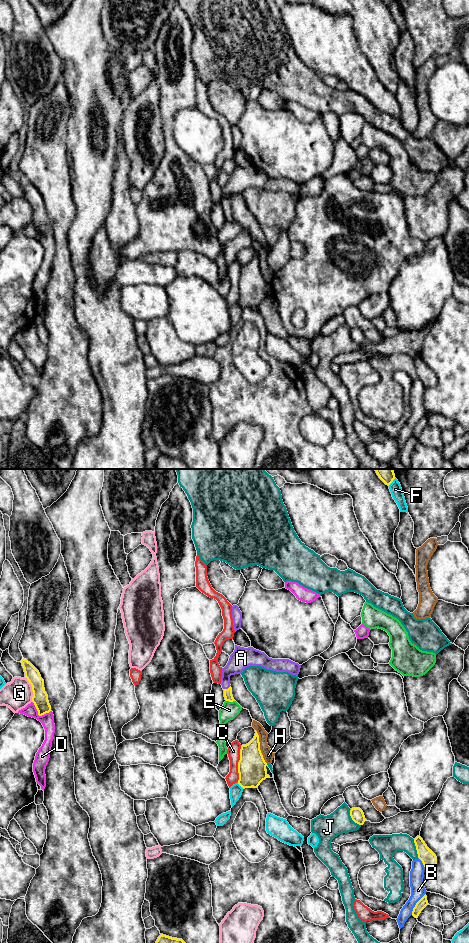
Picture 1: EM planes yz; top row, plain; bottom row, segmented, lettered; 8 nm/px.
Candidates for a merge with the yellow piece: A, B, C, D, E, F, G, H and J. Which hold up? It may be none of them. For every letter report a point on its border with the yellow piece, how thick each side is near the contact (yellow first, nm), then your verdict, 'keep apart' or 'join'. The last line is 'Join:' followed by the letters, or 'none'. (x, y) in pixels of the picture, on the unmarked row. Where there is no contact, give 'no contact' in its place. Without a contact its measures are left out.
A: yz (226, 209) | 70/160 nm | join
B: yz (416, 424) | 80/120 nm | keep apart
C: yz (238, 284) | 220/110 nm | keep apart
D: yz (38, 234) | 130/110 nm | keep apart
E: yz (230, 221) | 70/140 nm | keep apart
F: yz (240, 305) | 220/100 nm | keep apart
G: yz (32, 209) | 130/240 nm | keep apart
H: yz (259, 266) | 220/90 nm | keep apart
J: yz (351, 337) | 110/190 nm | keep apart
Join: A

